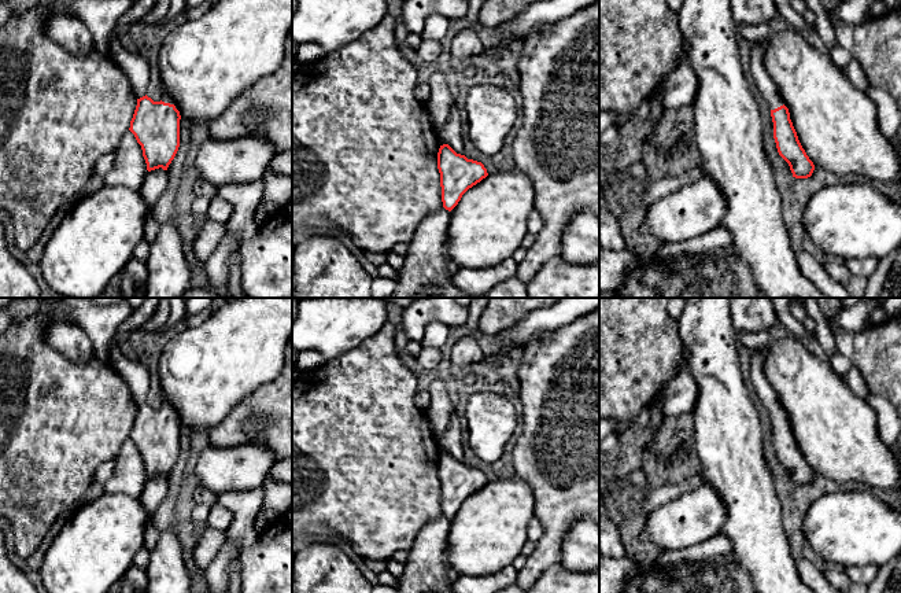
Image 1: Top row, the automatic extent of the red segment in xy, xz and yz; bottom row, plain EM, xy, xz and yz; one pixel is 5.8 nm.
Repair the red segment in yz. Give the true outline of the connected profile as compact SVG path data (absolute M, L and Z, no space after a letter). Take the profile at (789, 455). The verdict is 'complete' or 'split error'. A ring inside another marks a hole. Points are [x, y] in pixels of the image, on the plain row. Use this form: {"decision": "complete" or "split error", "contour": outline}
{"decision": "split error", "contour": "M765 347L756 349L750 361L750 383L771 417L773 446L779 463L789 471L793 485L808 486L815 478L813 469L802 456L790 427L789 416L764 372Z"}

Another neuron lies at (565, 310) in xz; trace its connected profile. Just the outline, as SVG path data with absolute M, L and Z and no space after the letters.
M560 298L554 305L531 310L514 325L501 331L494 360L513 349L522 349L544 332L561 328L576 318L599 309L599 298Z

